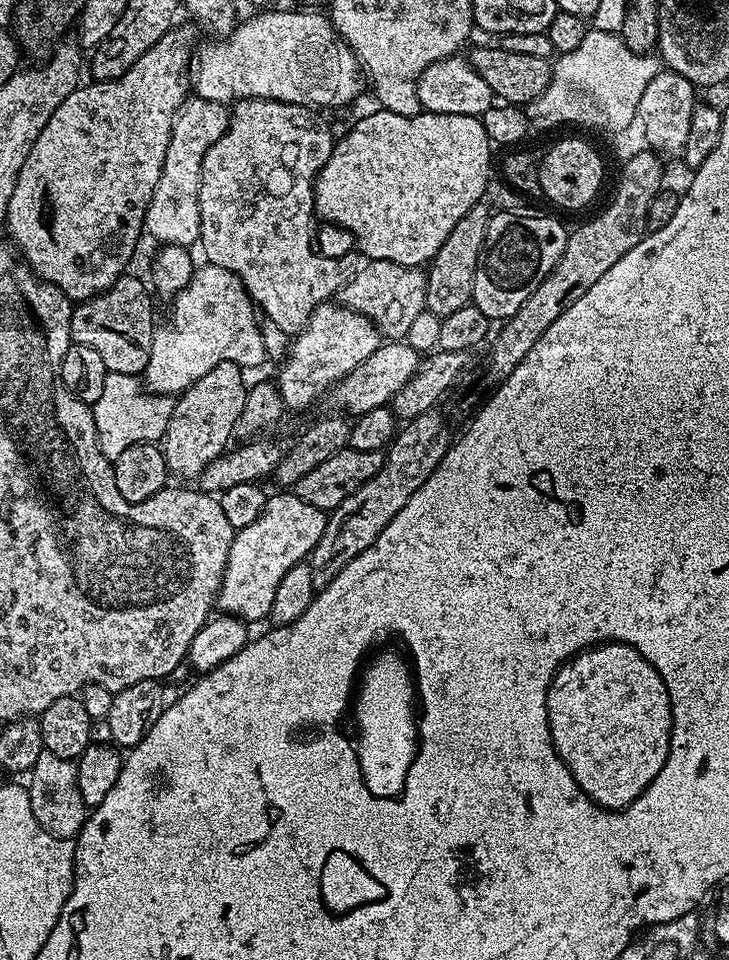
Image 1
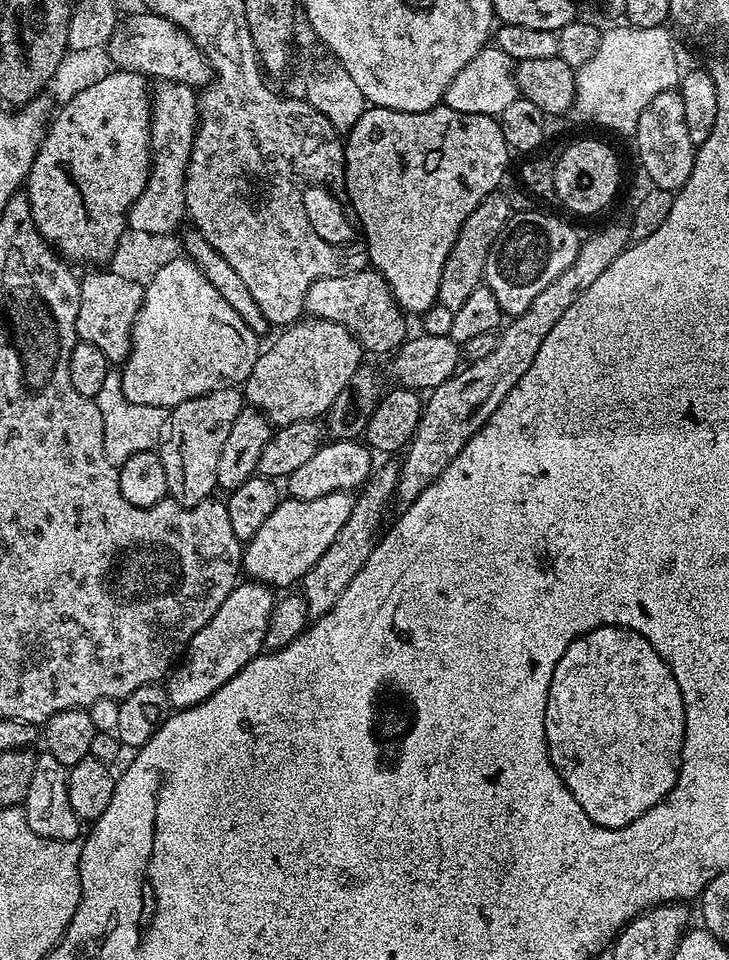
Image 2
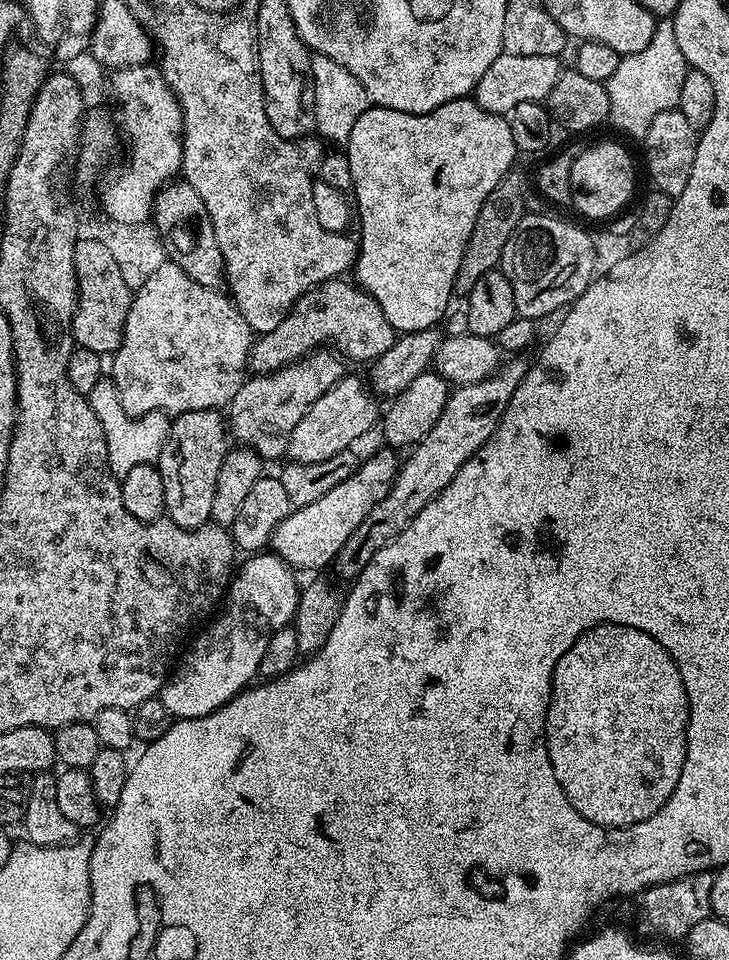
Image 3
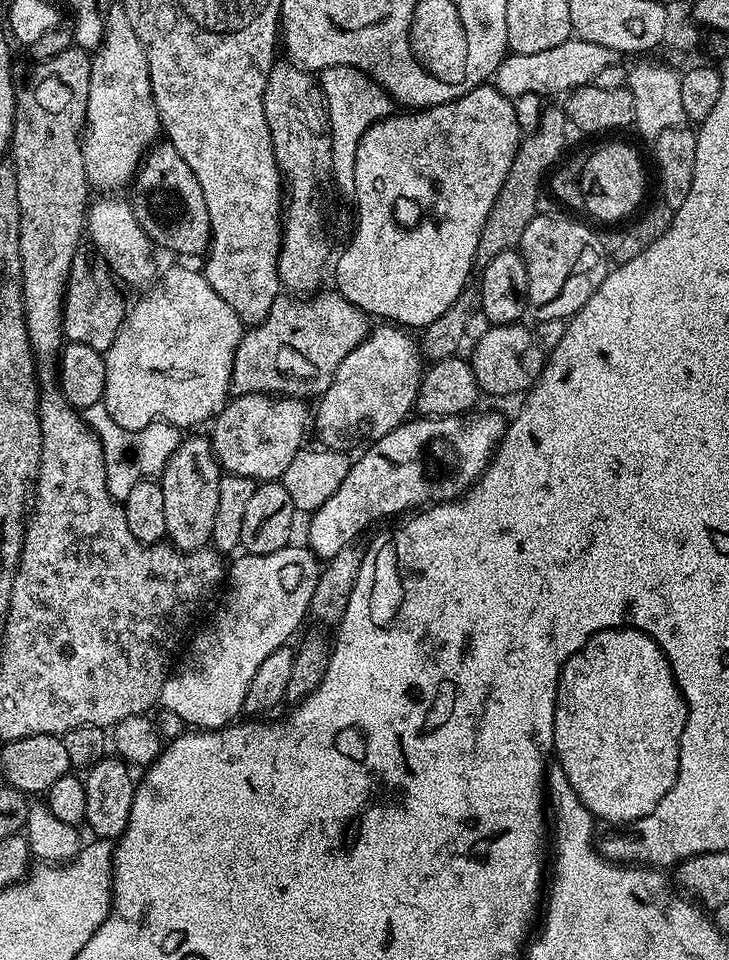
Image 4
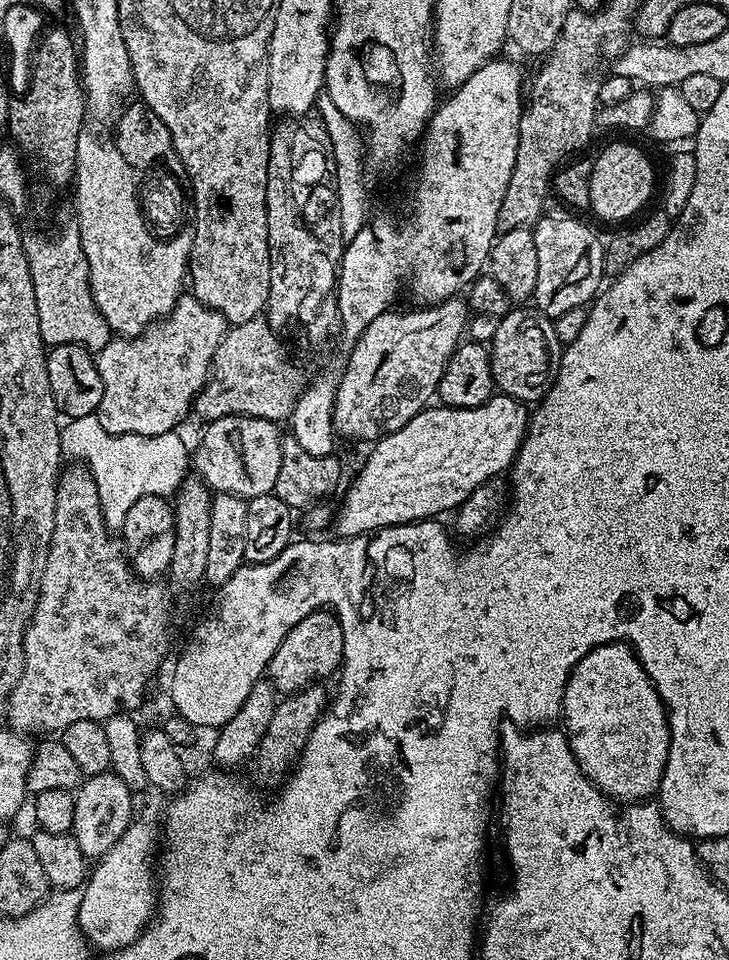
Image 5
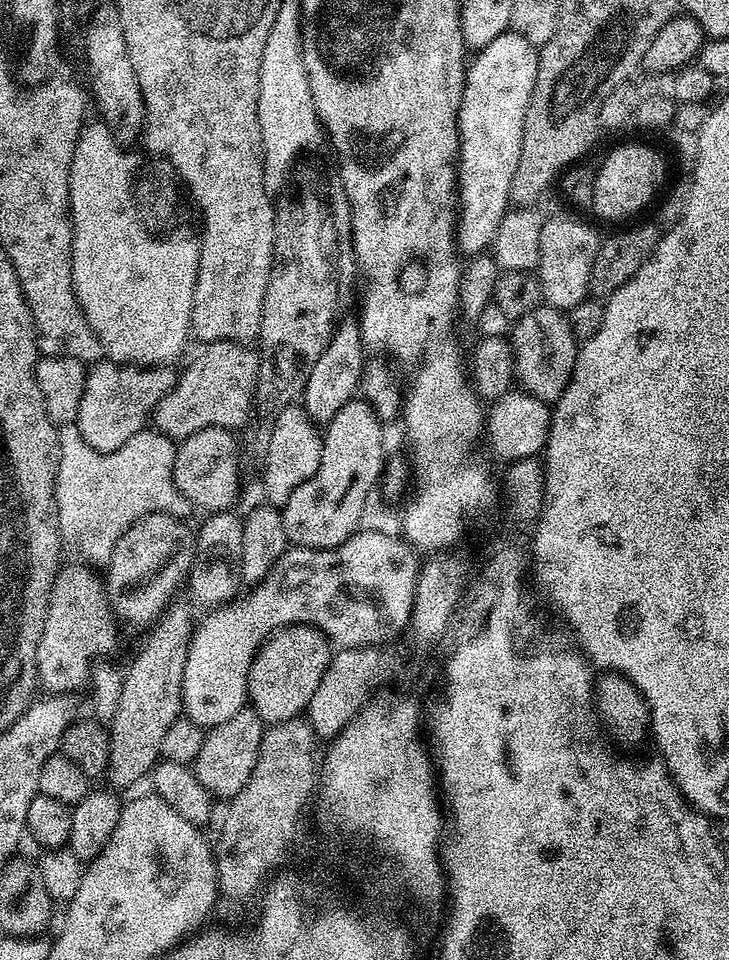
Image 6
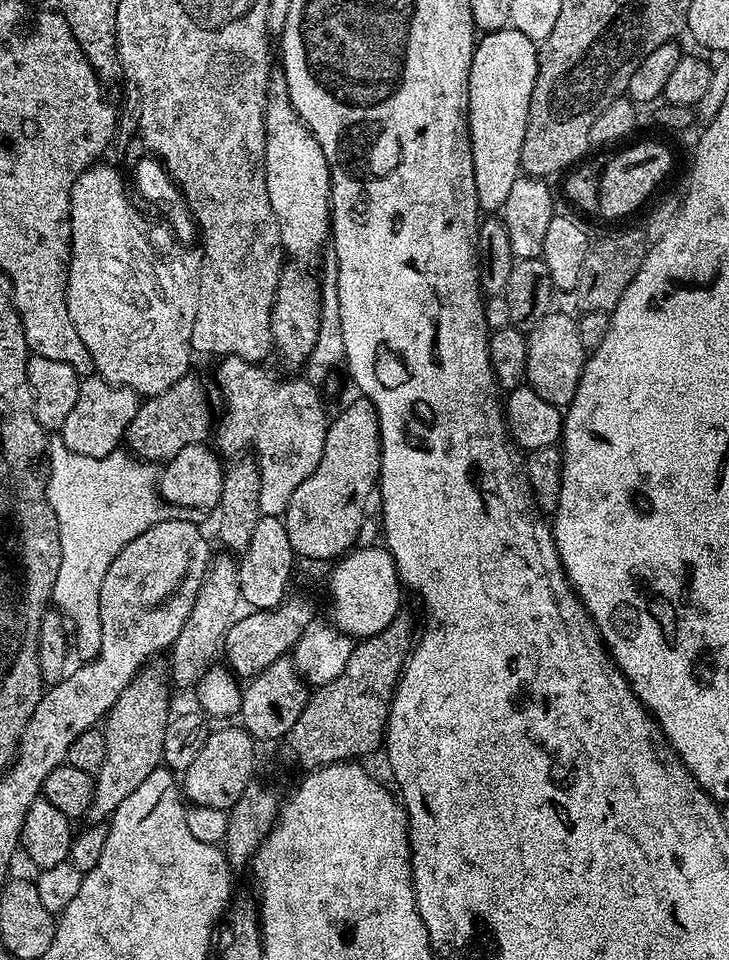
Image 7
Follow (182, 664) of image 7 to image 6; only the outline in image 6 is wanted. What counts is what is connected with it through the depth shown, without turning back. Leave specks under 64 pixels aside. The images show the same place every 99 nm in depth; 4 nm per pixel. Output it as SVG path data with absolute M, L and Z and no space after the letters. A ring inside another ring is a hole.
M225 510L222 512L211 513L207 517L208 521L201 526L200 532L195 533L194 539L196 542L196 559L192 562L192 571L189 572L186 581L187 591L190 590L190 600L197 609L213 610L220 608L223 604L228 604L230 601L237 599L242 592L242 530L244 529L243 519L238 515L235 516L235 511Z

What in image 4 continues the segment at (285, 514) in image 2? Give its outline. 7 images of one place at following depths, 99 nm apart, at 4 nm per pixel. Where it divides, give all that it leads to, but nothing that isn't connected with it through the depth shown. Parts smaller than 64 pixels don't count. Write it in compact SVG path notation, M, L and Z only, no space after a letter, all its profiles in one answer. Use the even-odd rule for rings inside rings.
M496 412L476 415L409 418L390 430L390 434L372 441L359 453L360 457L353 459L350 474L346 474L342 486L322 502L317 512L311 513L307 547L327 562L342 546L353 543L359 532L366 531L371 520L384 520L399 512L411 513L433 502L463 496L488 468L506 427L505 417Z

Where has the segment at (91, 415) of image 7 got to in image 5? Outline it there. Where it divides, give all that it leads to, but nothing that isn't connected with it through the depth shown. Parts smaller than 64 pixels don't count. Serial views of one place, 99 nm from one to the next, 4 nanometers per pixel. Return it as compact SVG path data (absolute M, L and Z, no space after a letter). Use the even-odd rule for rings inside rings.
M181 295L172 313L150 325L145 332L131 338L114 338L102 351L95 353L98 374L102 374L100 421L110 434L166 434L175 432L193 411L196 395L204 389L212 372L212 359L230 325L222 314L208 308L197 296Z

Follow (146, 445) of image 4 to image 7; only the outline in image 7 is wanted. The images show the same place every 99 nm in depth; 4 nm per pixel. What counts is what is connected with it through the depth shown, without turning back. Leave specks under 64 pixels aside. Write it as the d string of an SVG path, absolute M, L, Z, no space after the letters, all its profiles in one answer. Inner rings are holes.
M59 434L49 435L48 438L48 455L46 457L46 471L48 473L48 501L54 510L54 518L58 518L58 538L60 539L60 561L58 562L58 576L54 578L54 590L52 591L51 603L66 617L67 623L76 631L76 640L74 636L74 652L81 657L81 661L87 662L93 660L98 654L98 650L102 648L102 614L100 613L100 591L102 590L102 578L106 578L106 570L110 570L110 562L114 562L114 558L118 558L118 554L130 542L134 542L134 538L138 538L138 534L142 534L146 530L150 530L150 526L154 526L163 520L185 520L191 524L207 525L209 513L198 508L179 508L173 504L165 504L160 499L160 490L158 487L158 468L155 463L147 460L139 459L127 451L117 450L109 456L102 458L90 458L86 454L74 454L74 450L70 450L66 446L64 439Z

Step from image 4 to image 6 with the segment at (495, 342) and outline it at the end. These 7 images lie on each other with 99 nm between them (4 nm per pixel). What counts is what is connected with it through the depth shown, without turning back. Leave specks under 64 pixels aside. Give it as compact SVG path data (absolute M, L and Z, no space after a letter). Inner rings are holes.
M541 306L530 310L510 329L516 363L516 380L523 391L545 402L555 402L566 390L572 377L578 341L568 324L568 317L559 308Z

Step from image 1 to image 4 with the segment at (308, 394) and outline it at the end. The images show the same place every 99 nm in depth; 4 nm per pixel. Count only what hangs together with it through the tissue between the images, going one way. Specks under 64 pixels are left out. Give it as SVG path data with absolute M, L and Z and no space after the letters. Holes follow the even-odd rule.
M246 394L232 396L222 411L211 421L210 439L216 460L225 473L234 476L248 476L257 482L276 482L283 477L286 466L294 462L294 454L305 447L304 431L310 428L310 408L303 399L295 396L264 396Z

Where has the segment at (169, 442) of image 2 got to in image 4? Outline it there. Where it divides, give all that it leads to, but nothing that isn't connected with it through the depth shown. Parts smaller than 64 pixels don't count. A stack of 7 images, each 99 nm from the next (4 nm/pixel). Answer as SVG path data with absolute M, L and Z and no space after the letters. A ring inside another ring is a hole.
M188 434L181 439L158 477L162 486L162 507L166 509L167 539L181 554L209 547L214 514L218 514L218 482L222 475L211 439L207 435L192 435L196 434Z

